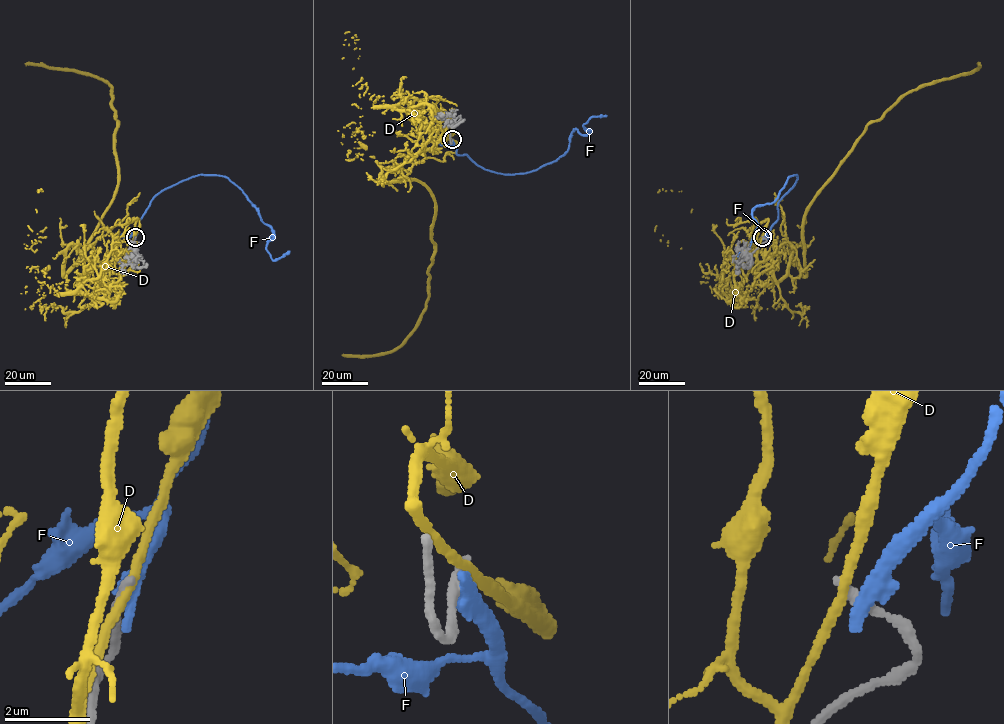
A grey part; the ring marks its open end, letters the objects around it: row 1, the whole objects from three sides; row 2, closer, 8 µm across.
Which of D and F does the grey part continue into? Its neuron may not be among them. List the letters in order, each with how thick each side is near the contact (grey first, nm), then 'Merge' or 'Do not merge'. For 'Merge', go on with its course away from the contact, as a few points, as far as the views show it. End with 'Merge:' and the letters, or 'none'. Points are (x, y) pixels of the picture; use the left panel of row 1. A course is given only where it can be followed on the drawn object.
D: Thickness 240 nm (grey) against 220 nm. Do not merge
F: Thickness 280 nm (grey) against 480 nm. Do not merge
Merge: none

